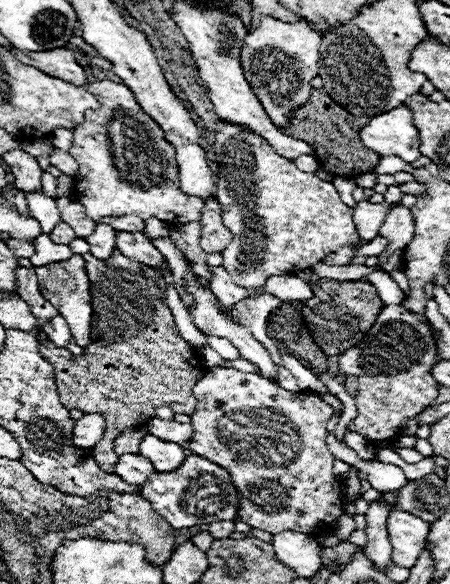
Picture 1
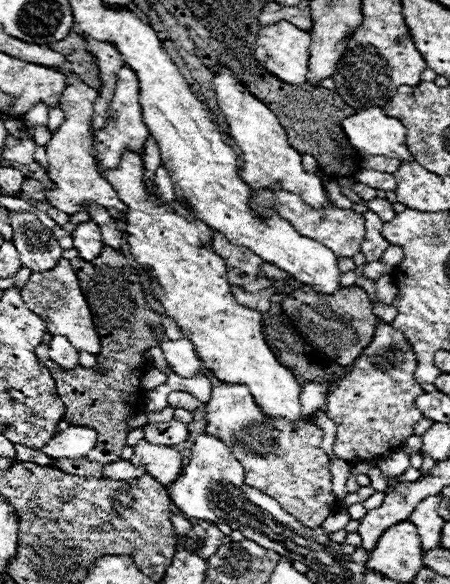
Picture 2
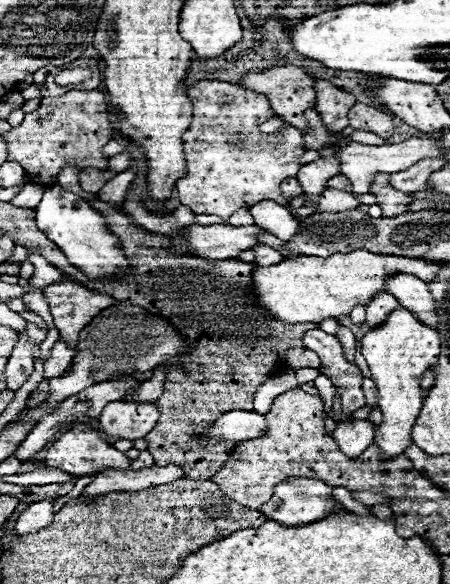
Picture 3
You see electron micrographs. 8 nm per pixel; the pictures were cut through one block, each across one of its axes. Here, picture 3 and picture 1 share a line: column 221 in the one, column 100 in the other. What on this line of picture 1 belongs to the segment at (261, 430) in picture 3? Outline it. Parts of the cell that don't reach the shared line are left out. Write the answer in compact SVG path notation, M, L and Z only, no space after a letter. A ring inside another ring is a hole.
M84 414L80 420L74 422L72 430L72 444L76 448L88 450L94 448L104 436L104 418L100 414Z

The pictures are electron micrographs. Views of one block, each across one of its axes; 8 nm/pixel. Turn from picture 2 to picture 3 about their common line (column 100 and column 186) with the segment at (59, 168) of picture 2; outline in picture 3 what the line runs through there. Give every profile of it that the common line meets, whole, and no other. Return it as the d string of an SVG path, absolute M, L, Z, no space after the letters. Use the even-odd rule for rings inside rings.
M202 80L192 90L192 122L182 134L188 172L176 182L180 202L194 214L216 214L224 220L234 210L250 208L262 200L286 204L280 182L296 176L302 166L302 134L292 126L270 136L260 132L258 124L276 116L268 98L260 92L222 80Z

